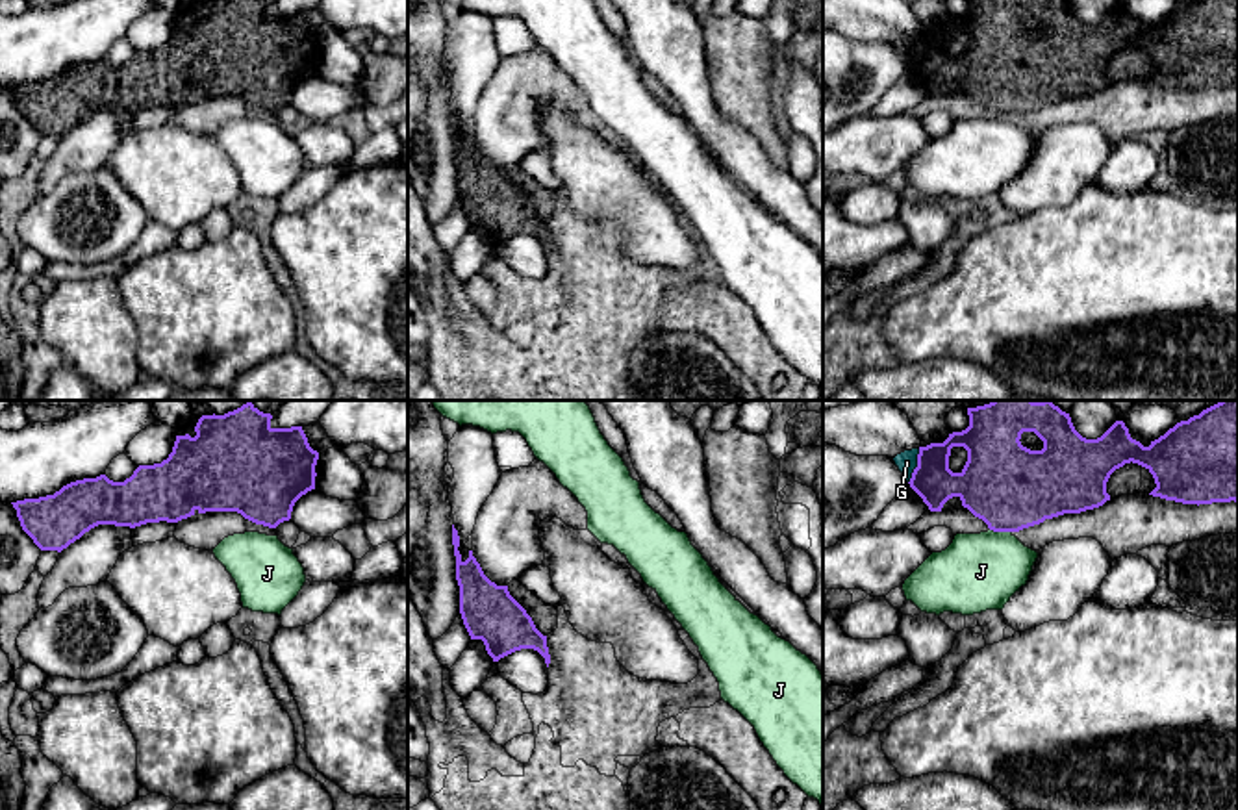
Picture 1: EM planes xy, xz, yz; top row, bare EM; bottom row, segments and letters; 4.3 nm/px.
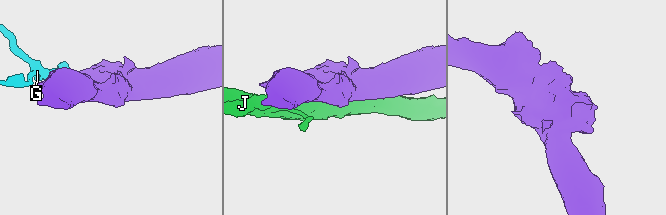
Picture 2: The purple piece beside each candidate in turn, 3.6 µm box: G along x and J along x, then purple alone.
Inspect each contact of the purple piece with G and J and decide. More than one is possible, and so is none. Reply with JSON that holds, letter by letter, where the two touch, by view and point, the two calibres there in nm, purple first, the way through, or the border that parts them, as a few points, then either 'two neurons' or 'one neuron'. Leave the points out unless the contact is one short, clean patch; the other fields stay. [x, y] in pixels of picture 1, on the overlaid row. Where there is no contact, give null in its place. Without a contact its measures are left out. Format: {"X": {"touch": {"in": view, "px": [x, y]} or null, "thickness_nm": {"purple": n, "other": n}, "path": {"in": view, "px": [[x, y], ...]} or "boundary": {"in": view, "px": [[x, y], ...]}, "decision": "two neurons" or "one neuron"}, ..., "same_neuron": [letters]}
{"G": {"touch": {"in": "yz", "px": [918, 466]}, "thickness_nm": {"purple": 180, "other": 90}, "decision": "two neurons"}, "J": {"touch": {"in": "yz", "px": [1001, 531]}, "thickness_nm": {"purple": 380, "other": 340}, "boundary": {"in": "yz", "px": [[990, 529], [1010, 532]]}, "decision": "two neurons"}, "same_neuron": []}

